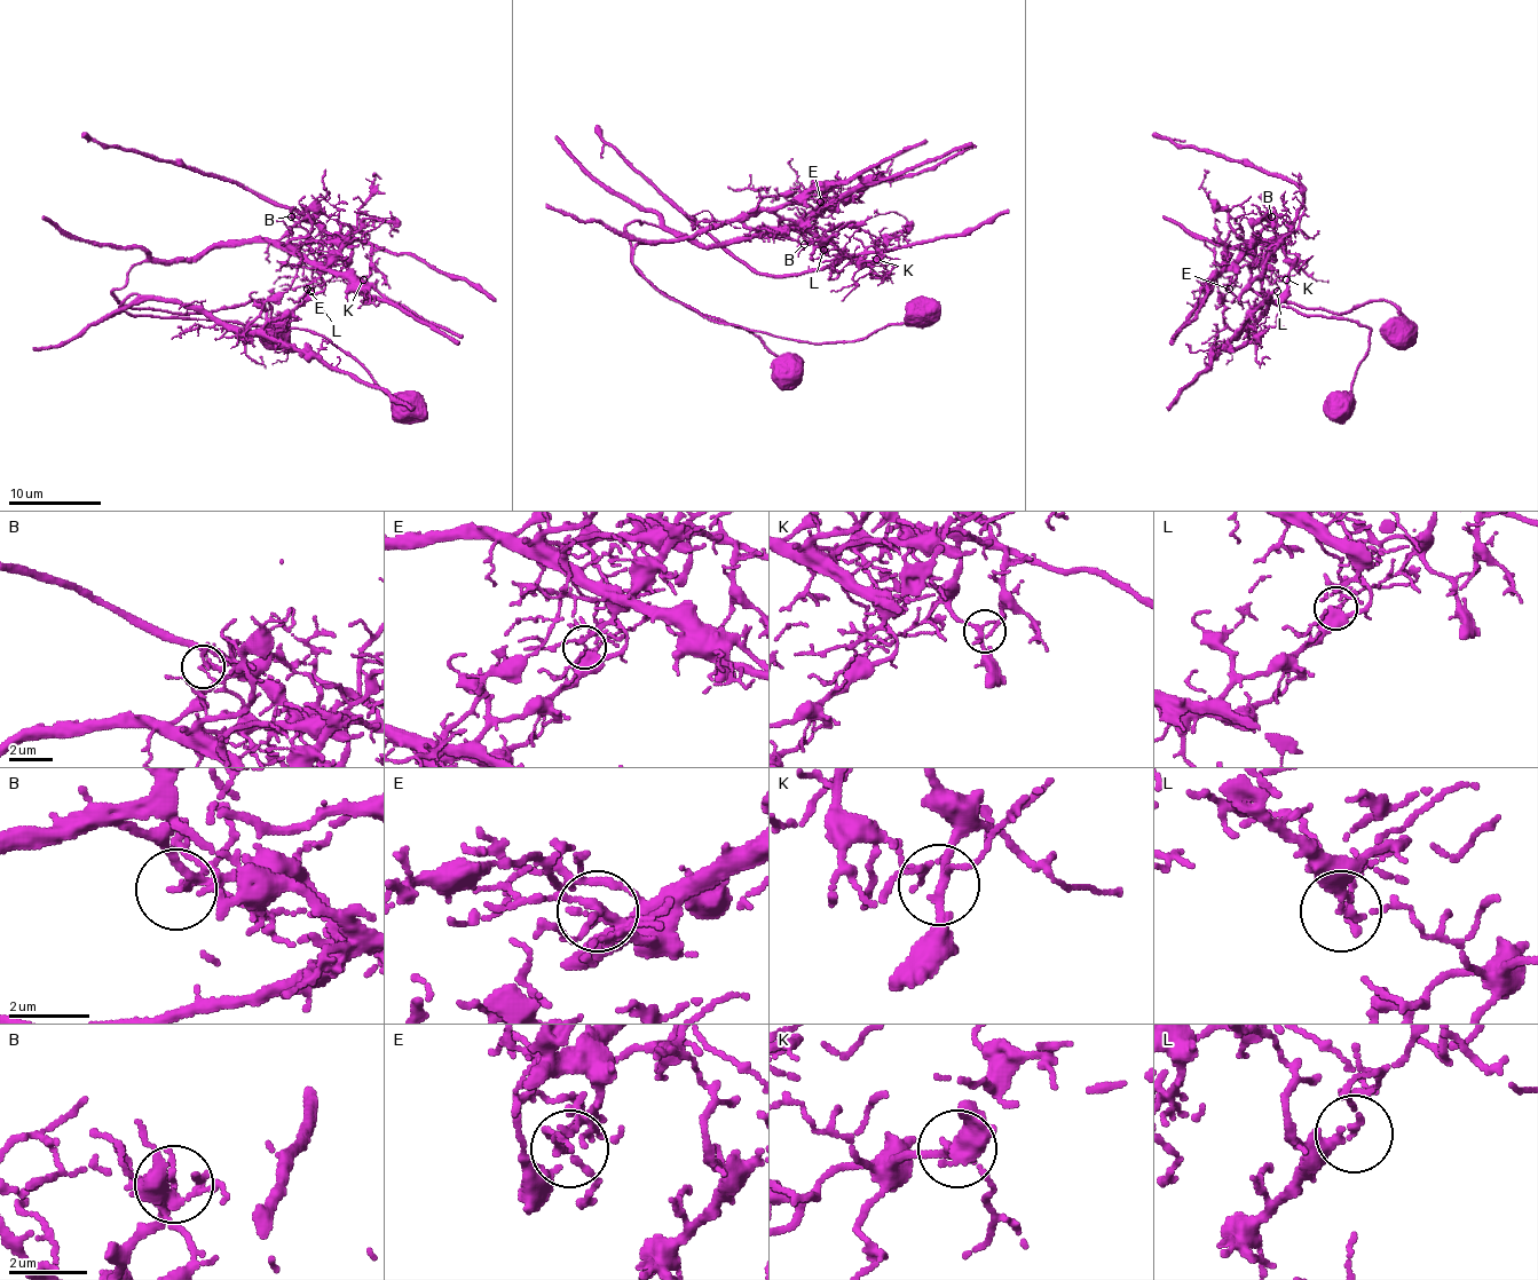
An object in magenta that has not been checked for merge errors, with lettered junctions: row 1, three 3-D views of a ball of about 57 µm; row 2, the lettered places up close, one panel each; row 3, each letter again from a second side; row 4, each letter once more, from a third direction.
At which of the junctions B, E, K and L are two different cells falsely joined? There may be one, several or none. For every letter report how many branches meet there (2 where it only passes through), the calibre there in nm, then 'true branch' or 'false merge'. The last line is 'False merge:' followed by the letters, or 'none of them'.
B: 3 | 110 nm | false merge
E: 3 | 130 nm | true branch
K: 3 | 170 nm | true branch
L: 2 | 240 nm | false merge
False merge: B, L

